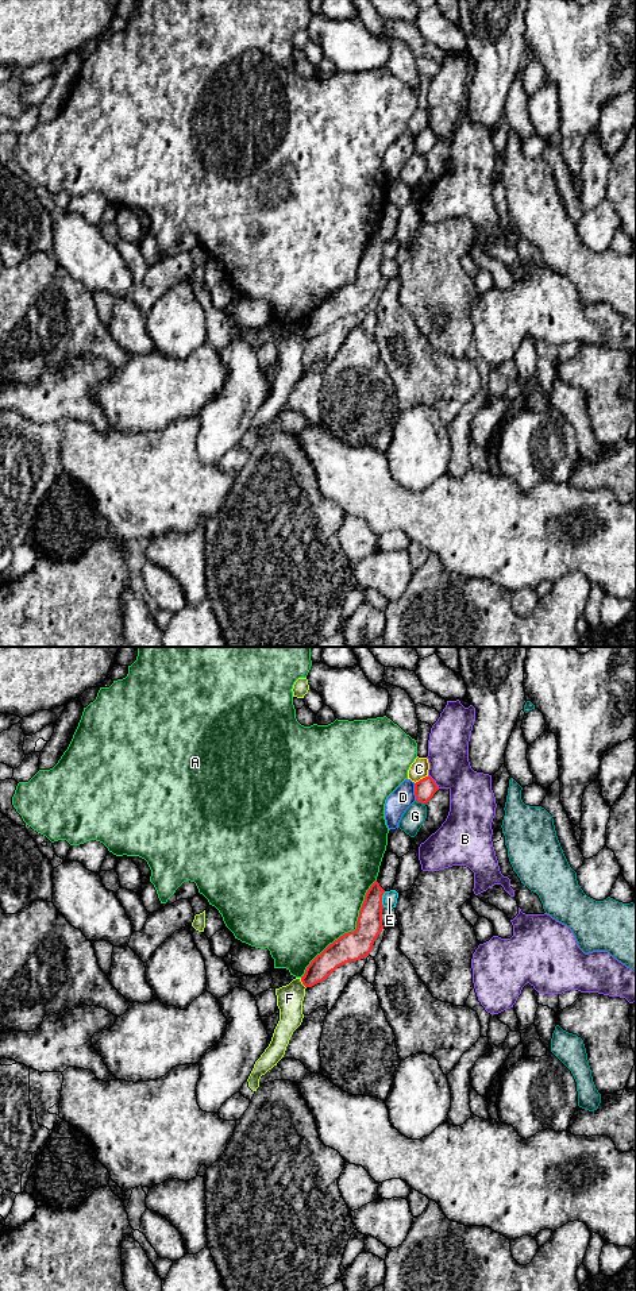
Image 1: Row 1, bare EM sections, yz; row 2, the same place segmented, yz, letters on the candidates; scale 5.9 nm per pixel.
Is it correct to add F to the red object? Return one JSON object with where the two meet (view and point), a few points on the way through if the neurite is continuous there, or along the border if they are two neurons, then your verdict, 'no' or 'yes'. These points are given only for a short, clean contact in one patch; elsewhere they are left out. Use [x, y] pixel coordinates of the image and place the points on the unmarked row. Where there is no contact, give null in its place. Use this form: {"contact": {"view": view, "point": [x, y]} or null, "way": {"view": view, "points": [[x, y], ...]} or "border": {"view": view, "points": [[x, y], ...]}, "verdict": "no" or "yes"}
{"contact": {"view": "yz", "point": [303, 335]}, "border": {"view": "yz", "points": [[300, 330], [305, 339]]}, "verdict": "no"}

